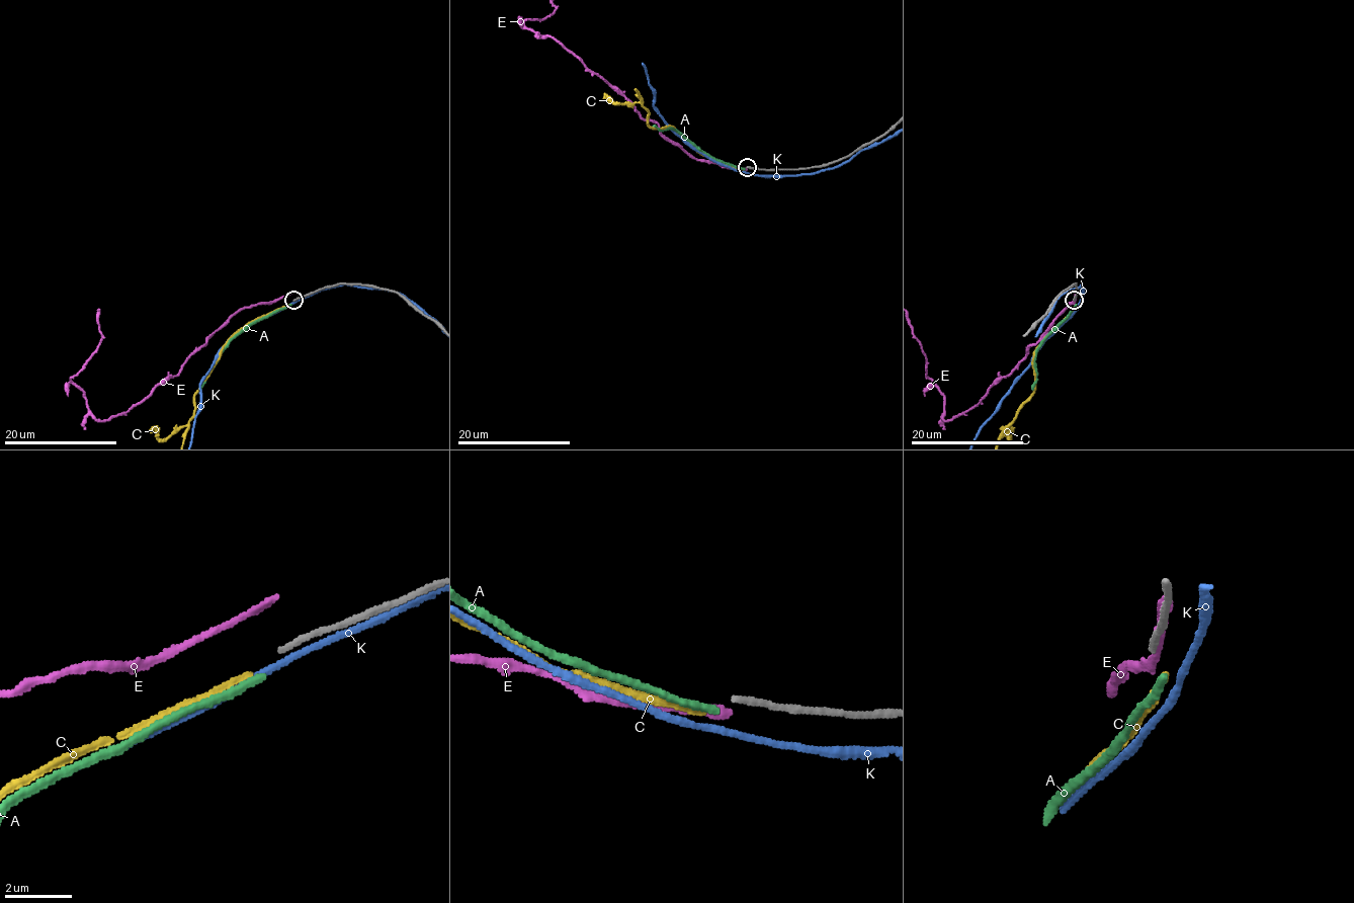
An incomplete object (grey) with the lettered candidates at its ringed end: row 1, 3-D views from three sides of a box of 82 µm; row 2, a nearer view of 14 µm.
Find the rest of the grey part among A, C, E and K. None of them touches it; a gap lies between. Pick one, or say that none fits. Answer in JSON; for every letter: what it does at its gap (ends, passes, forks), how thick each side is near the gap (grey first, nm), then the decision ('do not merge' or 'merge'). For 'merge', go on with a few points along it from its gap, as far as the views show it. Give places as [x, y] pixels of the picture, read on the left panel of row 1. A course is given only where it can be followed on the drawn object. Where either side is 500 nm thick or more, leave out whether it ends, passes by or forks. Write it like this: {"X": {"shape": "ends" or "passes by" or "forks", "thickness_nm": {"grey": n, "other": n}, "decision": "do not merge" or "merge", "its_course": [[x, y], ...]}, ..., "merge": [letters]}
{"A": {"shape": "ends", "thickness_nm": {"grey": 170, "other": 240}, "decision": "do not merge"}, "C": {"shape": "ends", "thickness_nm": {"grey": 170, "other": 170}, "decision": "do not merge"}, "E": {"shape": "ends", "thickness_nm": {"grey": 170, "other": 300}, "decision": "do not merge"}, "K": {"shape": "passes by", "thickness_nm": {"grey": 170, "other": 190}, "decision": "do not merge"}, "merge": []}

